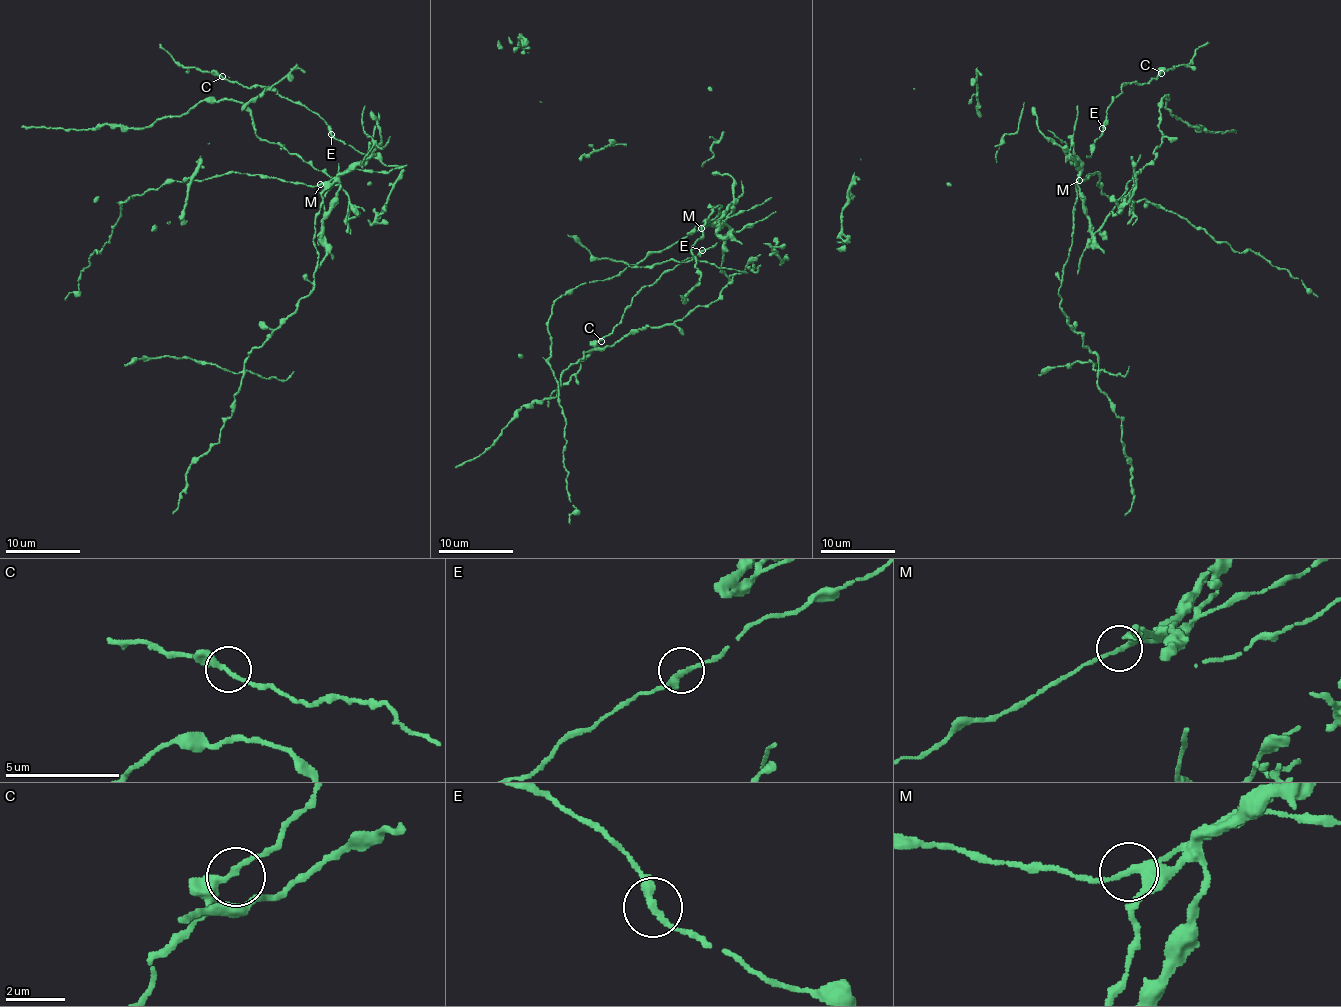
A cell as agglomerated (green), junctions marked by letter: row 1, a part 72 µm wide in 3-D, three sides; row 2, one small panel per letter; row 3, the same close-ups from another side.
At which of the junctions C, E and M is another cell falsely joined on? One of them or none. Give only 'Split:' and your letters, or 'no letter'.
Split: M

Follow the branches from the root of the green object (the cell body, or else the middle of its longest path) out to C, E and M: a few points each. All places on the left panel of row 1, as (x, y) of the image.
C: (337, 191), (338, 178), (355, 168), (401, 167), (344, 143), (320, 118), (274, 89), (222, 76)
E: (337, 191), (338, 178), (355, 168), (385, 172), (401, 167), (387, 165), (369, 154), (362, 154), (331, 134)
M: (337, 191), (337, 182), (321, 184)

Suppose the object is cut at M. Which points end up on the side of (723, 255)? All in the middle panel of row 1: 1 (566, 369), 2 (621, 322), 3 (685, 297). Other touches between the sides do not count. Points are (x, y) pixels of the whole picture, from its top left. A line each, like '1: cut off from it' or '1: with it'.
1: with it
2: cut off from it
3: with it

